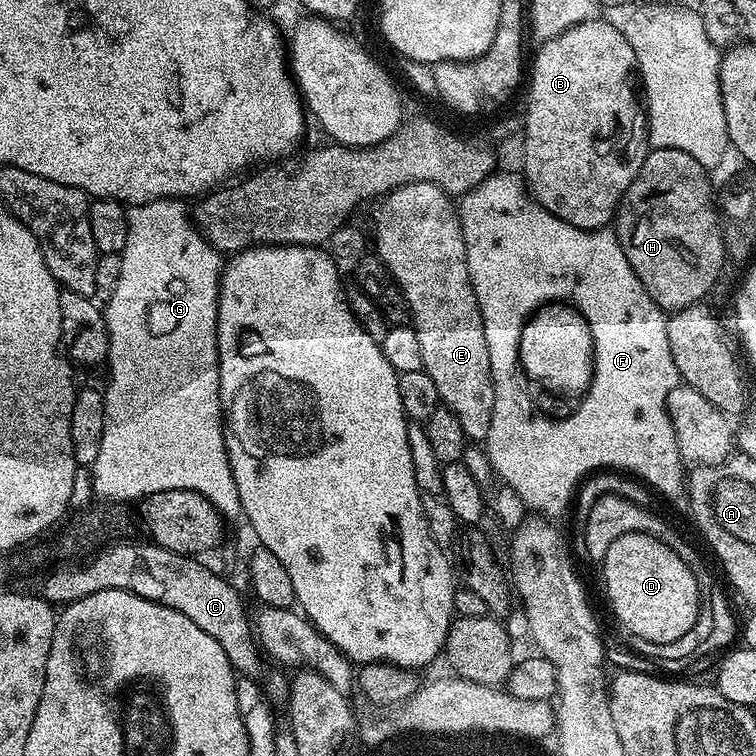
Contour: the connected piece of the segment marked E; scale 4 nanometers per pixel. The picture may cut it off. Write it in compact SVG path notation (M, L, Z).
M414 182L395 188L379 201L376 208L375 255L388 268L388 275L400 288L408 303L411 327L416 329L422 346L422 362L426 374L430 374L434 386L438 386L441 405L449 408L458 418L465 437L469 441L482 442L490 430L490 418L494 418L494 382L490 370L490 350L486 346L486 330L478 306L478 298L472 289L466 242L462 238L460 217L449 193L437 184Z

